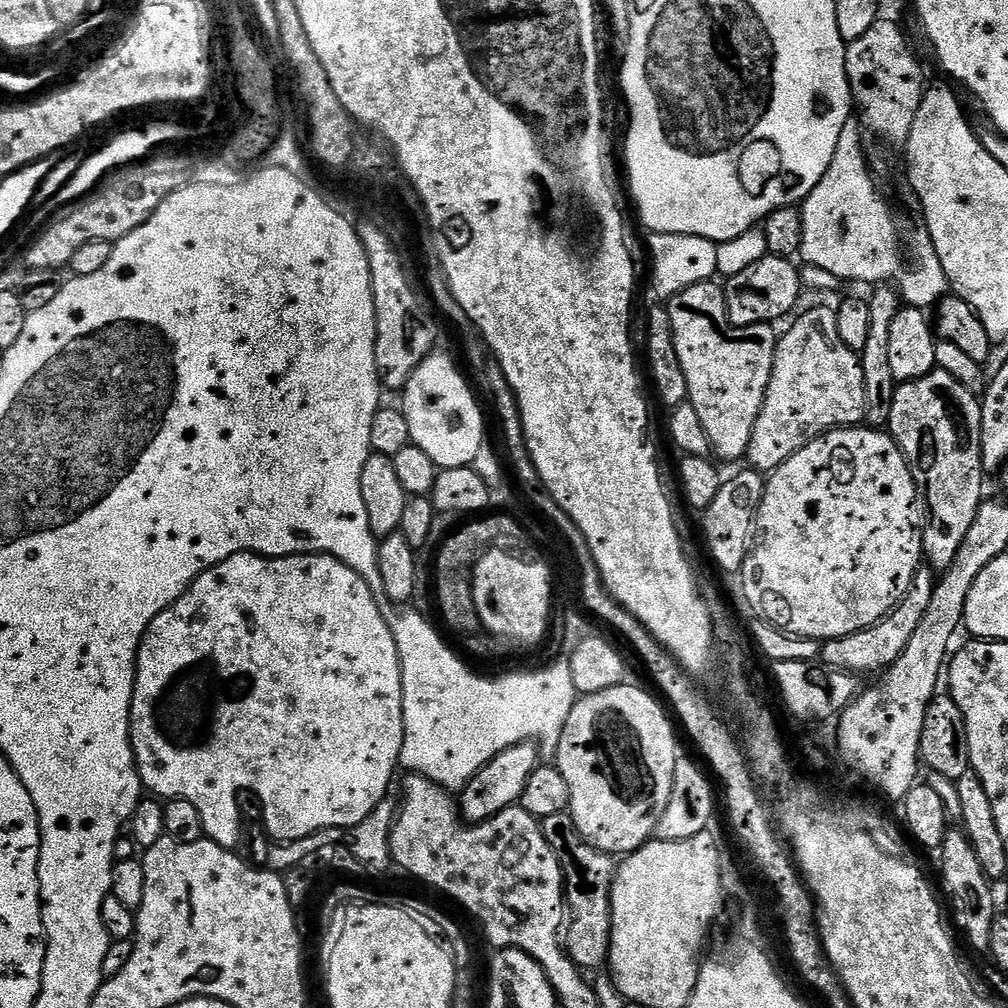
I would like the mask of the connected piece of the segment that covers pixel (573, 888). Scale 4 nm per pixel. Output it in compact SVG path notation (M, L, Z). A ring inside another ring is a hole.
M568 812L543 817L542 827L546 842L550 842L564 871L568 955L581 970L603 969L612 950L612 883L616 877L617 861L609 853L598 851L581 838Z

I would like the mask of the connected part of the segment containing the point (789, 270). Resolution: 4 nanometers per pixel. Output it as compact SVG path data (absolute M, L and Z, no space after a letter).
M764 255L758 262L741 273L729 277L724 284L724 301L727 316L732 324L745 328L748 325L777 322L799 305L802 293L799 267L783 256Z

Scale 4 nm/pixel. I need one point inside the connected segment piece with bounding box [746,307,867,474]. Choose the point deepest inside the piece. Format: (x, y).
(817, 383)

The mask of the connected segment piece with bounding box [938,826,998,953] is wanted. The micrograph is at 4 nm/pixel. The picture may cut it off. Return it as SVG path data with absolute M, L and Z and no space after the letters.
M949 827L938 849L938 855L940 880L944 883L949 906L956 911L956 924L978 951L987 953L990 949L990 930L994 930L998 909L996 896L992 893L993 885L982 870L982 862L978 862L978 854L974 854L970 838L959 827Z

